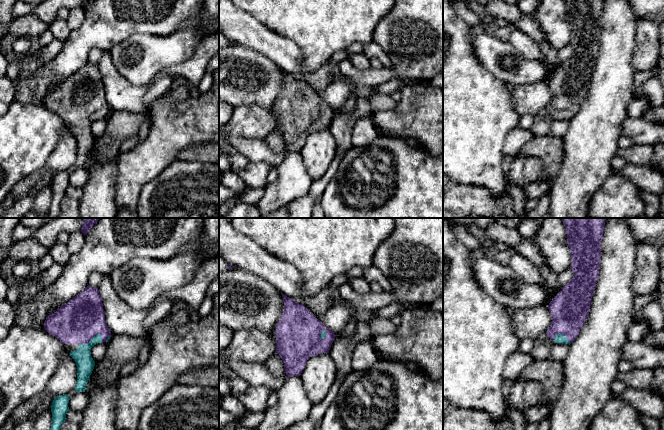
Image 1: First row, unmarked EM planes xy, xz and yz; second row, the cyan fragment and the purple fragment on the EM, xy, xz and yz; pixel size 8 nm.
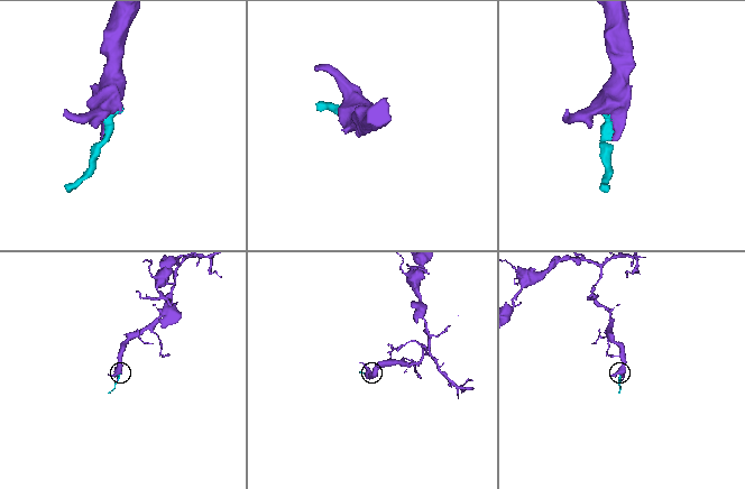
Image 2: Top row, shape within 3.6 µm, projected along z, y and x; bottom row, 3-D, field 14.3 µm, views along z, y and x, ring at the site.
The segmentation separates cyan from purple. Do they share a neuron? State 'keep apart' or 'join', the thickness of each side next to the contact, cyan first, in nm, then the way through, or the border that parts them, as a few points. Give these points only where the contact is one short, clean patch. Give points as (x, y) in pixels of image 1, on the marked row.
join | 150/360 nm

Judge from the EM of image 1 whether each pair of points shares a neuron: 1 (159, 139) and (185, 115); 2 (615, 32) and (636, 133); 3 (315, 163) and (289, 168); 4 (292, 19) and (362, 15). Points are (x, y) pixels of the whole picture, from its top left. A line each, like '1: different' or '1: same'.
1: same
2: different
3: different
4: same

